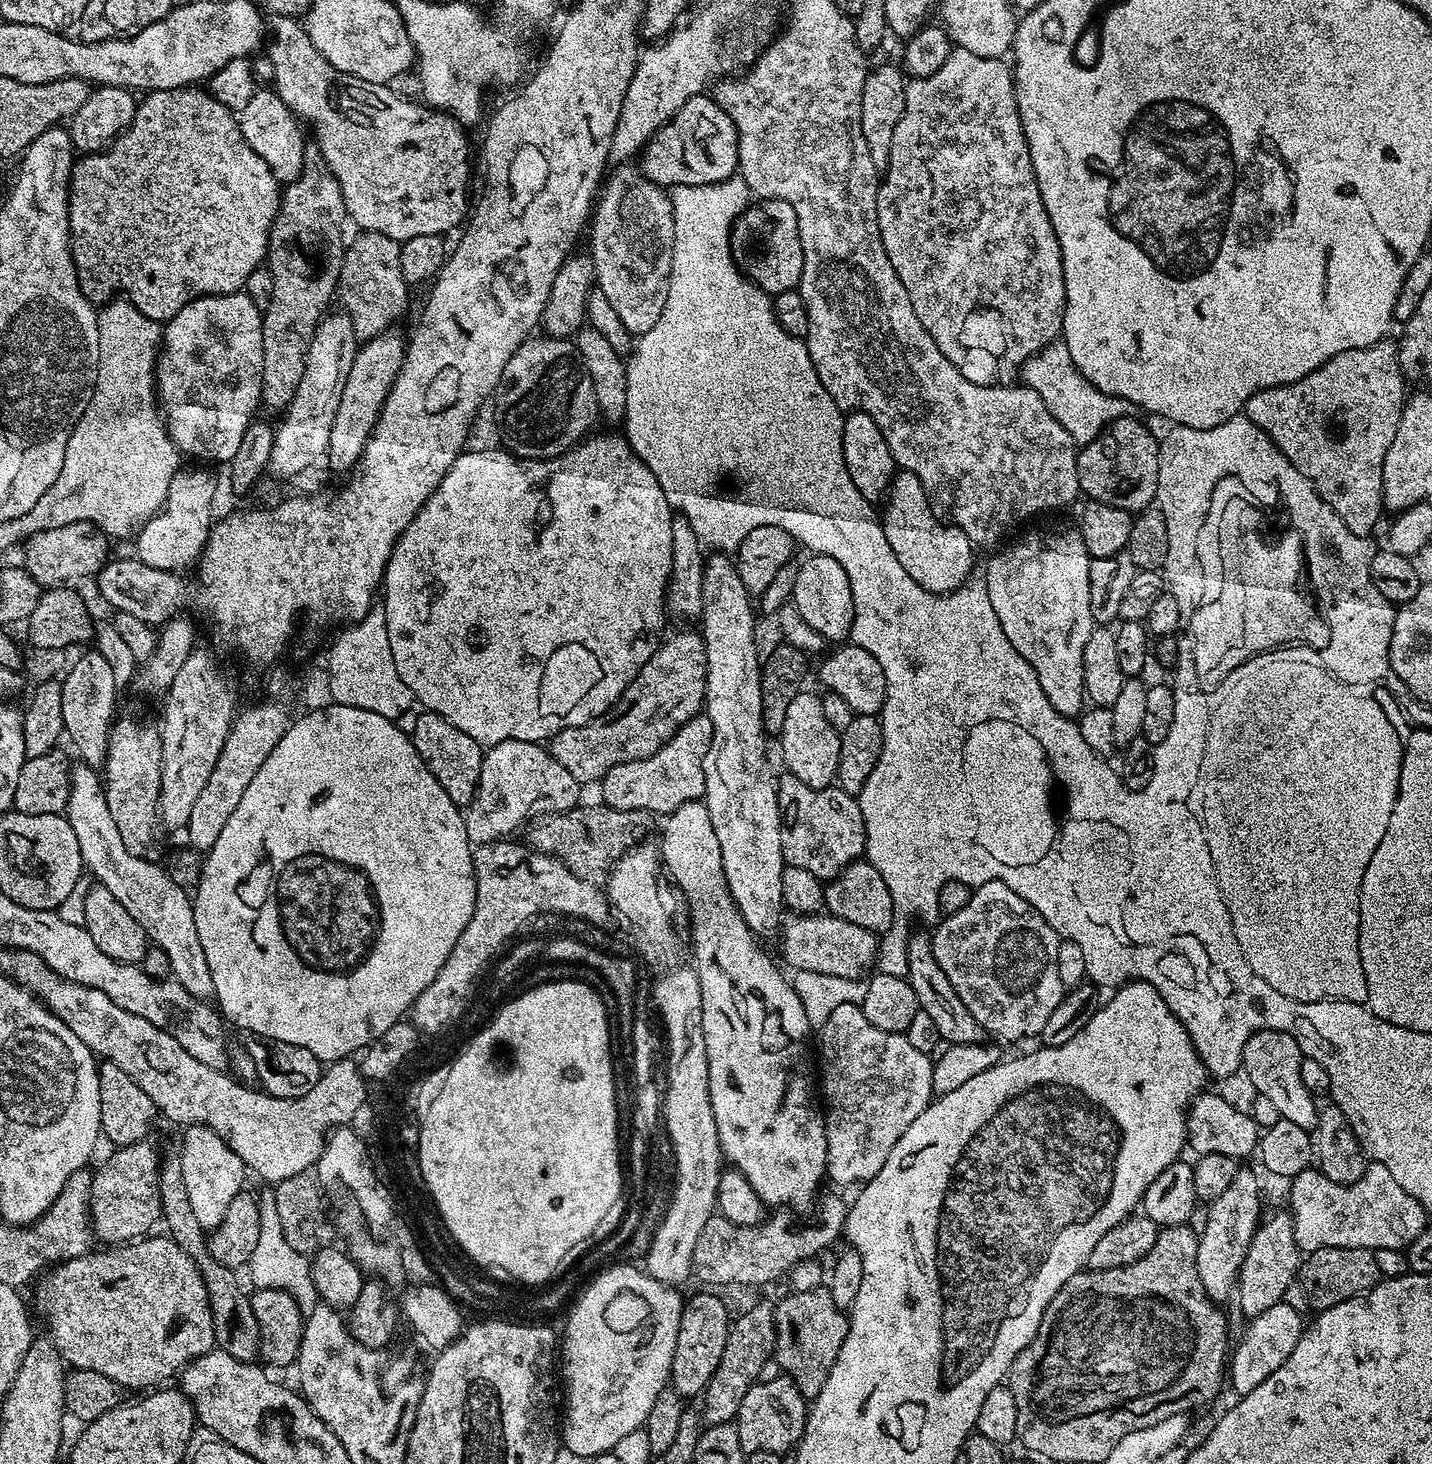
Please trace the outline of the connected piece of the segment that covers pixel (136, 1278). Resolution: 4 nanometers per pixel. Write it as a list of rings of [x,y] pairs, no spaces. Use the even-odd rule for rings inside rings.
[[[149,1234],[135,1242],[125,1242],[119,1246],[112,1246],[109,1247],[107,1250],[108,1252],[88,1252],[85,1256],[76,1256],[73,1260],[68,1260],[68,1258],[61,1259],[60,1263],[55,1265],[51,1270],[45,1271],[43,1275],[39,1277],[35,1281],[34,1287],[36,1287],[36,1308],[40,1311],[40,1316],[42,1319],[48,1323],[48,1332],[46,1332],[47,1339],[51,1340],[53,1346],[57,1350],[60,1351],[60,1356],[64,1360],[65,1365],[71,1366],[72,1368],[81,1368],[82,1370],[94,1370],[98,1374],[106,1374],[106,1378],[110,1378],[114,1382],[118,1382],[120,1384],[121,1389],[128,1390],[128,1388],[144,1388],[140,1390],[148,1390],[151,1389],[153,1386],[160,1386],[163,1380],[168,1380],[177,1375],[186,1365],[188,1365],[192,1359],[196,1356],[201,1356],[202,1354],[206,1354],[207,1352],[212,1351],[214,1345],[216,1344],[216,1331],[214,1330],[214,1322],[212,1321],[211,1316],[211,1306],[210,1302],[207,1298],[207,1290],[206,1284],[202,1280],[202,1274],[198,1272],[197,1266],[194,1266],[194,1262],[190,1260],[179,1249],[179,1247],[175,1244],[175,1242],[171,1239],[171,1237],[167,1234],[161,1234],[161,1236],[156,1236],[157,1234]]]

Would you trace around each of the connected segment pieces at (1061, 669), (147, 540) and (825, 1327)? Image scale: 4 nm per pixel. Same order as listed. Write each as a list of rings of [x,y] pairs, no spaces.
[[[1076,530],[1032,532],[1022,537],[1017,544],[1003,548],[999,549],[1001,552],[989,564],[986,575],[994,614],[998,614],[998,622],[1002,622],[1006,638],[1010,638],[1010,646],[1014,646],[1014,650],[1018,650],[1018,654],[1022,654],[1022,658],[1032,664],[1034,674],[1038,674],[1038,686],[1042,686],[1046,698],[1050,698],[1050,706],[1054,706],[1054,710],[1063,716],[1079,717],[1086,704],[1084,647],[1086,642],[1090,642],[1094,627],[1090,610],[1090,566],[1093,559]]]
[[[188,466],[177,471],[170,480],[170,487],[164,499],[164,505],[156,515],[149,517],[137,531],[135,559],[143,562],[144,565],[153,566],[155,569],[166,569],[175,571],[183,569],[182,566],[191,565],[204,549],[208,540],[208,532],[212,527],[212,504],[216,494],[216,480],[212,473],[202,470],[200,466]]]
[[[821,1286],[805,1292],[789,1291],[787,1295],[774,1304],[773,1322],[776,1327],[774,1364],[776,1362],[780,1367],[777,1369],[792,1379],[804,1399],[811,1402],[816,1399],[822,1386],[826,1386],[826,1378],[838,1358],[838,1350],[842,1350],[842,1342],[848,1333],[848,1317],[840,1308],[834,1306],[834,1300],[830,1298],[827,1287]]]

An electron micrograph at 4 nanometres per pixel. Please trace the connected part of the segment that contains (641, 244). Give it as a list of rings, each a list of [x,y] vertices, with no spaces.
[[[630,165],[615,167],[603,183],[590,220],[590,255],[595,266],[597,289],[618,312],[629,333],[641,336],[653,328],[665,308],[673,210],[667,191]]]

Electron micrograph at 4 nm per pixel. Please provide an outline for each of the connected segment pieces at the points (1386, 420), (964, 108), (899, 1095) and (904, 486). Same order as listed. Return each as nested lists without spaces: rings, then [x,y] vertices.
[[[1380,338],[1371,348],[1351,348],[1334,358],[1323,361],[1319,368],[1306,378],[1279,388],[1265,388],[1263,392],[1249,395],[1243,411],[1274,443],[1280,445],[1282,454],[1314,486],[1314,490],[1346,522],[1354,534],[1367,537],[1376,528],[1380,512],[1385,511],[1382,494],[1382,466],[1386,450],[1394,442],[1400,415],[1406,403],[1405,377],[1398,348],[1391,339]]]
[[[953,47],[948,53],[946,62],[942,62],[942,66],[938,70],[934,70],[934,74],[930,74],[921,80],[913,79],[904,90],[904,115],[901,116],[898,126],[894,126],[894,138],[890,142],[890,154],[888,155],[888,167],[883,169],[882,183],[876,190],[876,217],[878,218],[878,230],[882,234],[882,246],[886,250],[886,254],[890,258],[890,266],[894,266],[894,270],[898,274],[898,278],[902,282],[902,286],[906,286],[906,294],[910,298],[910,302],[914,306],[914,314],[918,314],[918,318],[922,322],[922,326],[930,334],[930,338],[934,338],[934,342],[938,346],[938,350],[942,350],[942,354],[946,359],[964,375],[967,380],[975,384],[1003,384],[1011,385],[1012,380],[1017,379],[1018,373],[1023,369],[1024,363],[1035,356],[1037,352],[1041,352],[1053,343],[1061,335],[1064,326],[1064,305],[1066,304],[1066,282],[1064,281],[1064,271],[1062,270],[1062,250],[1058,238],[1054,234],[1054,226],[1050,222],[1050,218],[1046,214],[1046,206],[1042,206],[1042,194],[1038,190],[1038,182],[1034,178],[1034,166],[1030,162],[1030,154],[1028,153],[1028,143],[1026,142],[1026,134],[1022,130],[1022,122],[1018,114],[1018,106],[1016,105],[1016,82],[1014,72],[1011,67],[1004,65],[1003,59],[995,60],[994,58],[982,58],[978,54],[974,54],[965,48]]]
[[[856,1002],[838,1006],[838,1010],[834,1010],[830,1014],[830,1018],[826,1018],[824,1025],[818,1029],[818,1036],[820,1036],[820,1076],[818,1072],[818,1084],[822,1089],[822,1104],[824,1107],[824,1129],[826,1130],[826,1150],[828,1151],[827,1175],[836,1184],[856,1184],[855,1186],[860,1186],[875,1178],[878,1170],[882,1170],[882,1166],[886,1166],[886,1158],[890,1158],[890,1150],[894,1150],[898,1138],[902,1138],[902,1134],[906,1134],[910,1122],[914,1122],[914,1118],[918,1118],[918,1114],[925,1112],[928,1105],[932,1103],[934,1099],[932,1090],[934,1060],[929,1053],[922,1050],[914,1050],[914,1046],[910,1046],[907,1035],[878,1030],[876,1026],[868,1021],[861,1005]]]
[[[897,471],[888,485],[882,523],[886,542],[894,550],[894,558],[902,562],[902,570],[927,592],[947,594],[961,588],[973,575],[972,551],[974,545],[968,535],[955,524],[939,520],[932,513],[933,501],[928,491],[918,482],[913,472]]]

